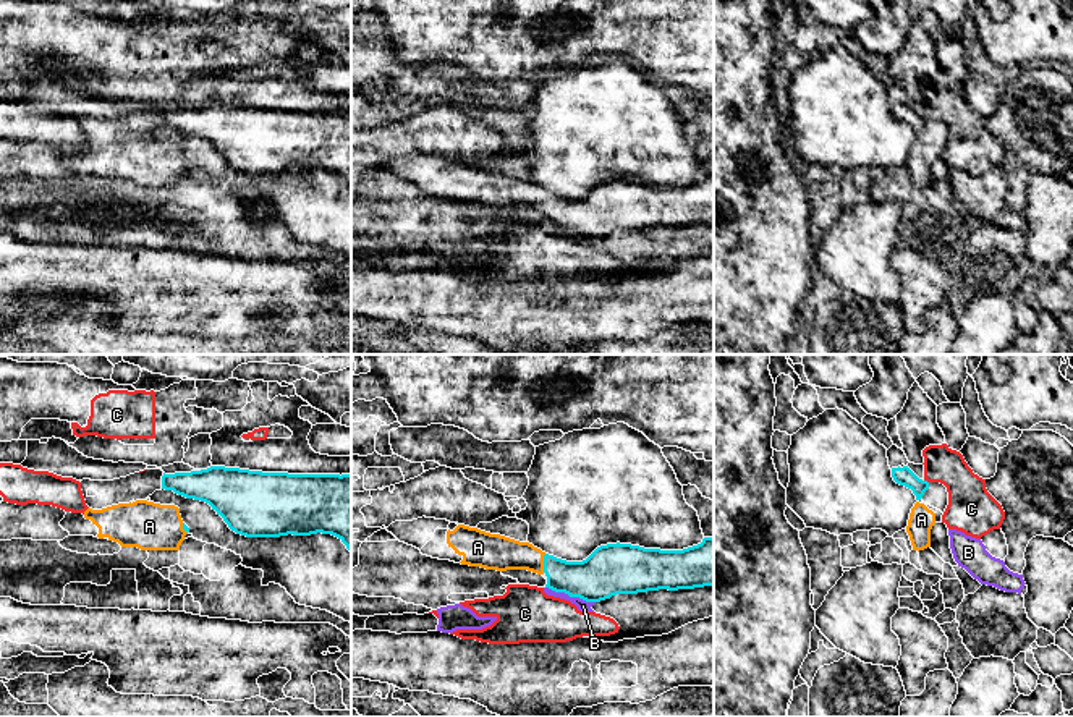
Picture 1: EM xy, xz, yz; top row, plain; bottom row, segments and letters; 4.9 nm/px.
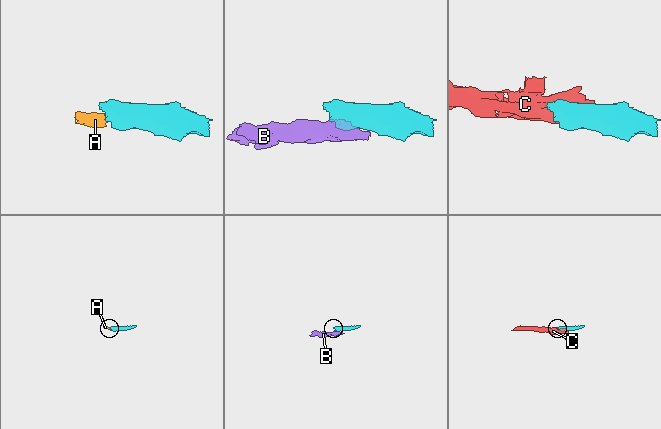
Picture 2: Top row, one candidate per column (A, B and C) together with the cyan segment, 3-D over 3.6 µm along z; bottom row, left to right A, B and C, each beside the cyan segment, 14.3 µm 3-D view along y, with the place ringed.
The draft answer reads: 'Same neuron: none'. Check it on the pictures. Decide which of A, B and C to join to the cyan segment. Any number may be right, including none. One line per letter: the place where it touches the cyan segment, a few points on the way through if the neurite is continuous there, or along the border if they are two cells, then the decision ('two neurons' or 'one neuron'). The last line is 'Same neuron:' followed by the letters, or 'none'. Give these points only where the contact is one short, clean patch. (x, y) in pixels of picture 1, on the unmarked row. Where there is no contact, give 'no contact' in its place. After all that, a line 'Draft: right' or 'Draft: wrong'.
A: xz (544, 201) | one neuron
B: xz (570, 233) | along xz (546, 224), (594, 240) | two neurons
C: yz (926, 118) | two neurons
Same neuron: A
Draft: wrong

